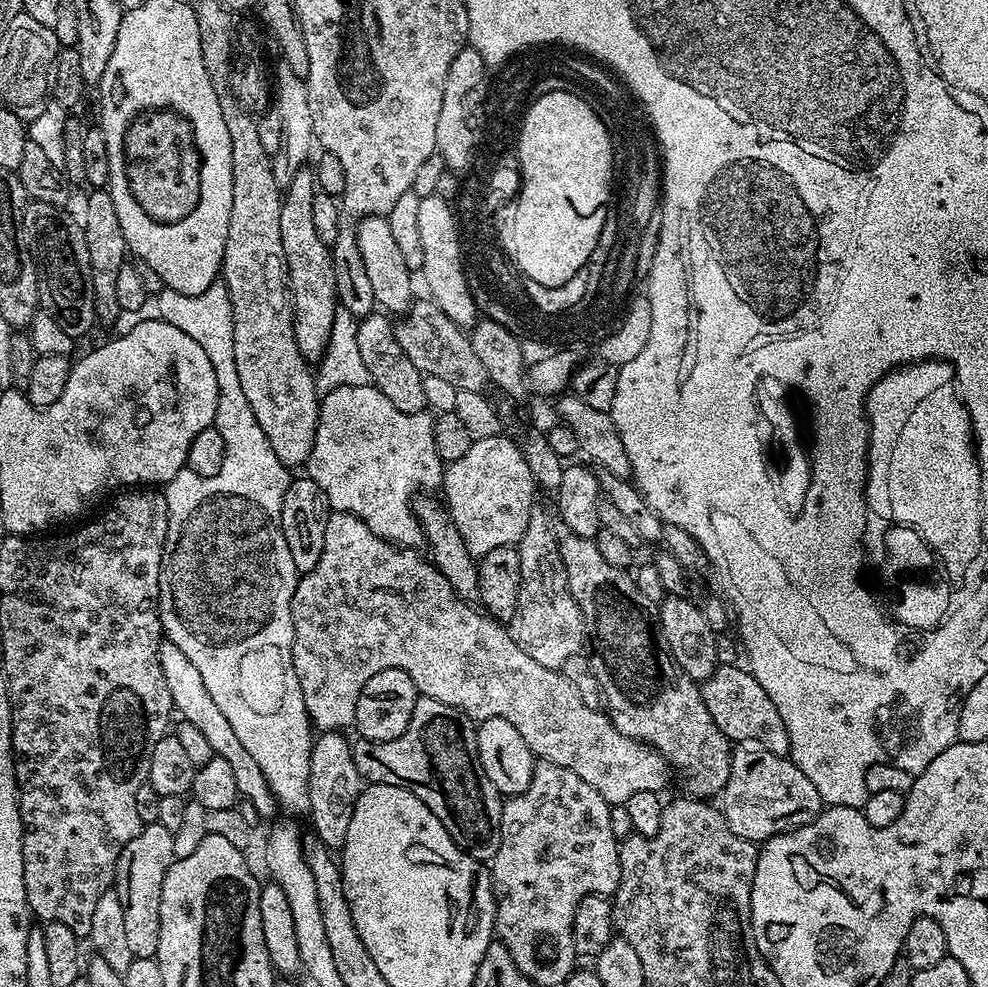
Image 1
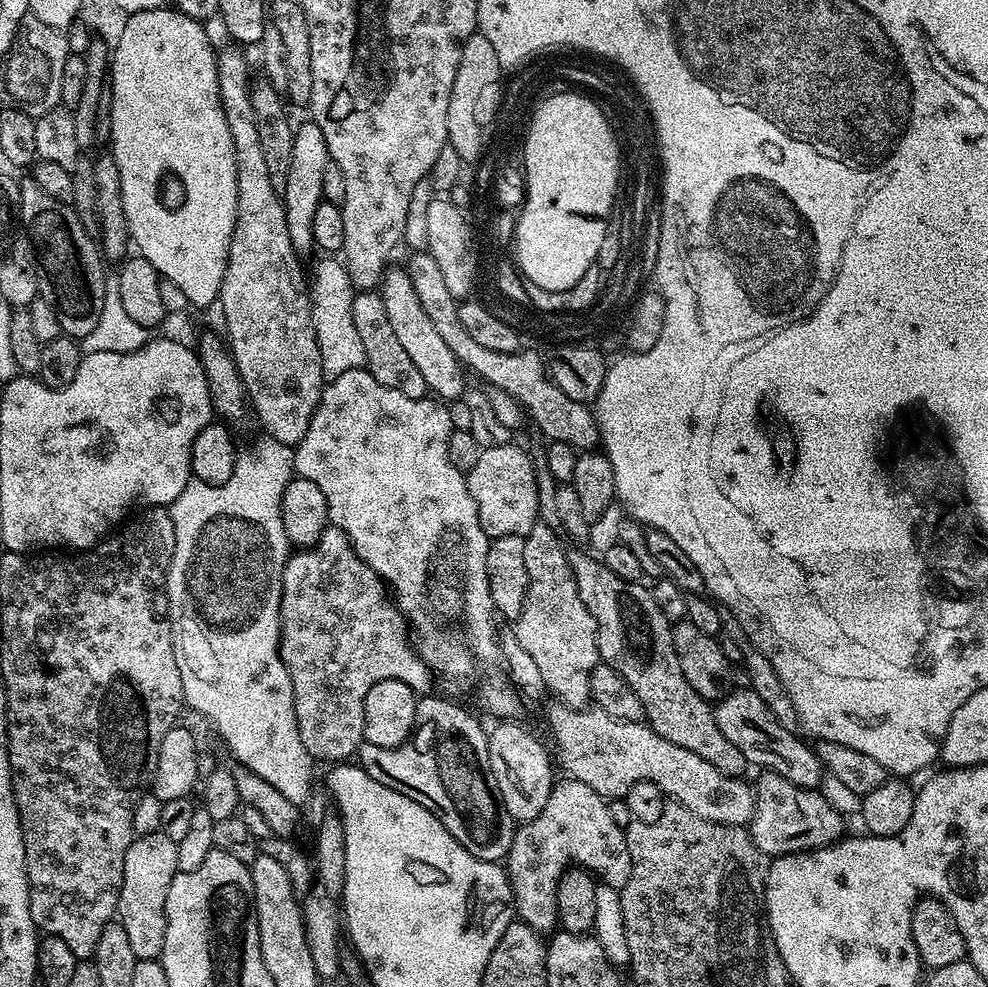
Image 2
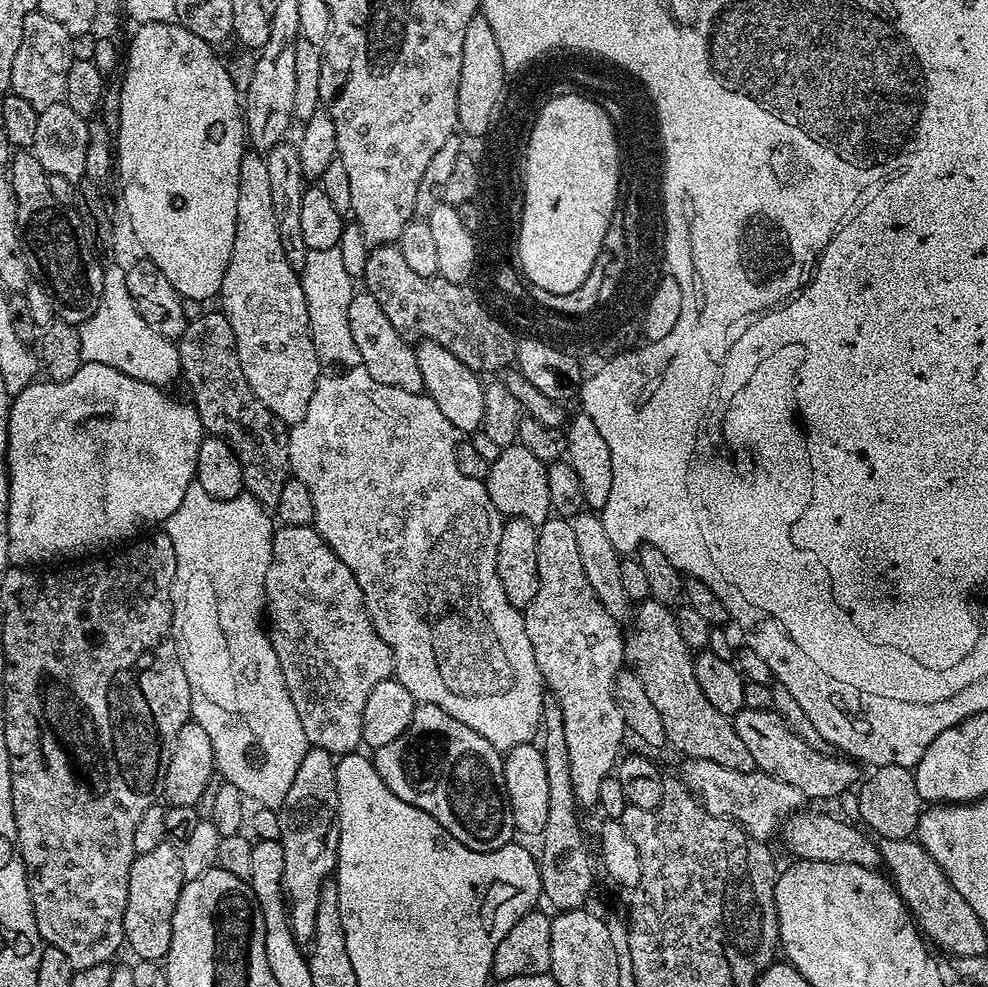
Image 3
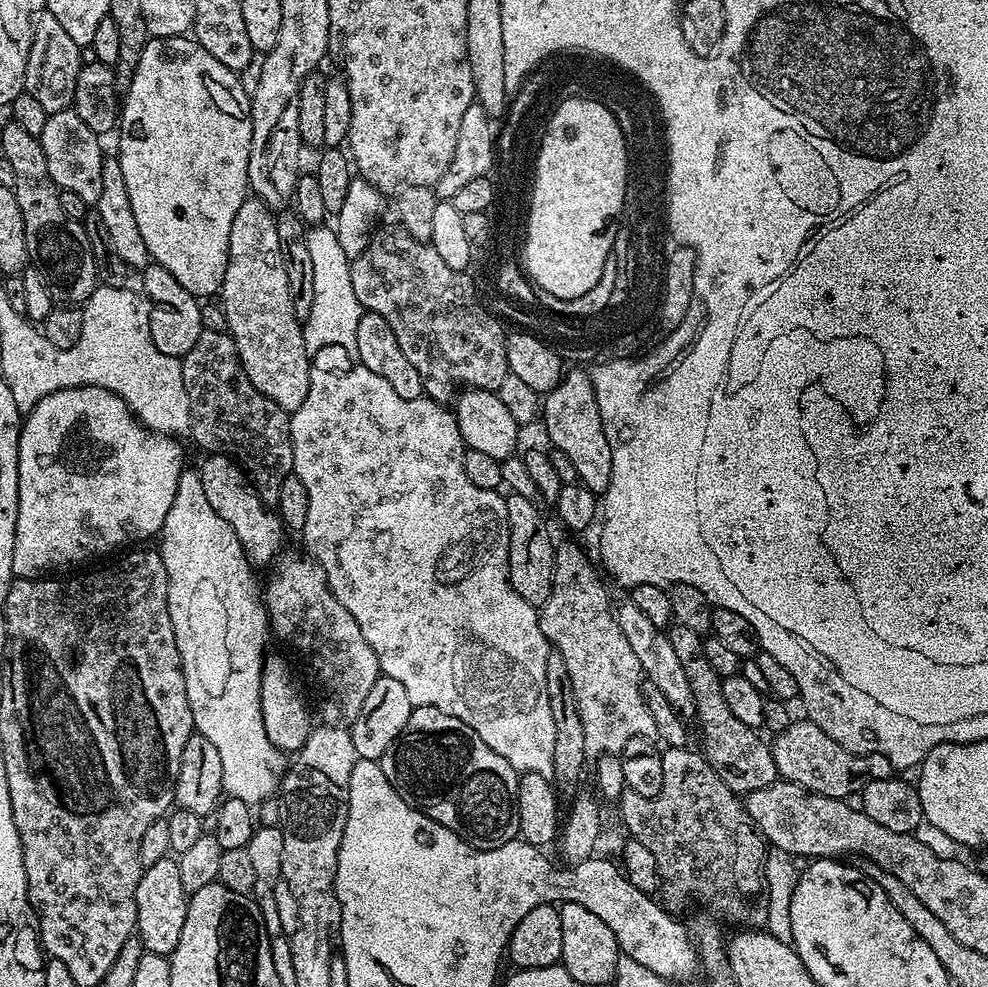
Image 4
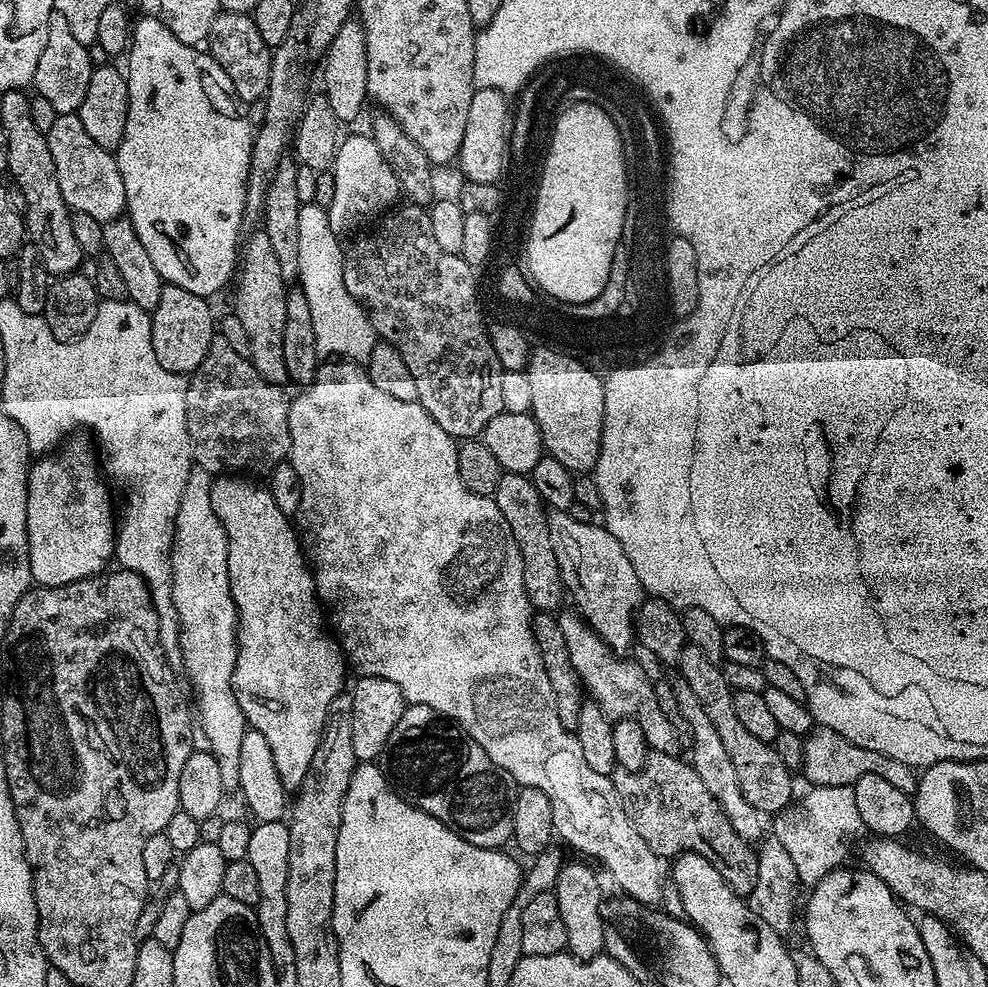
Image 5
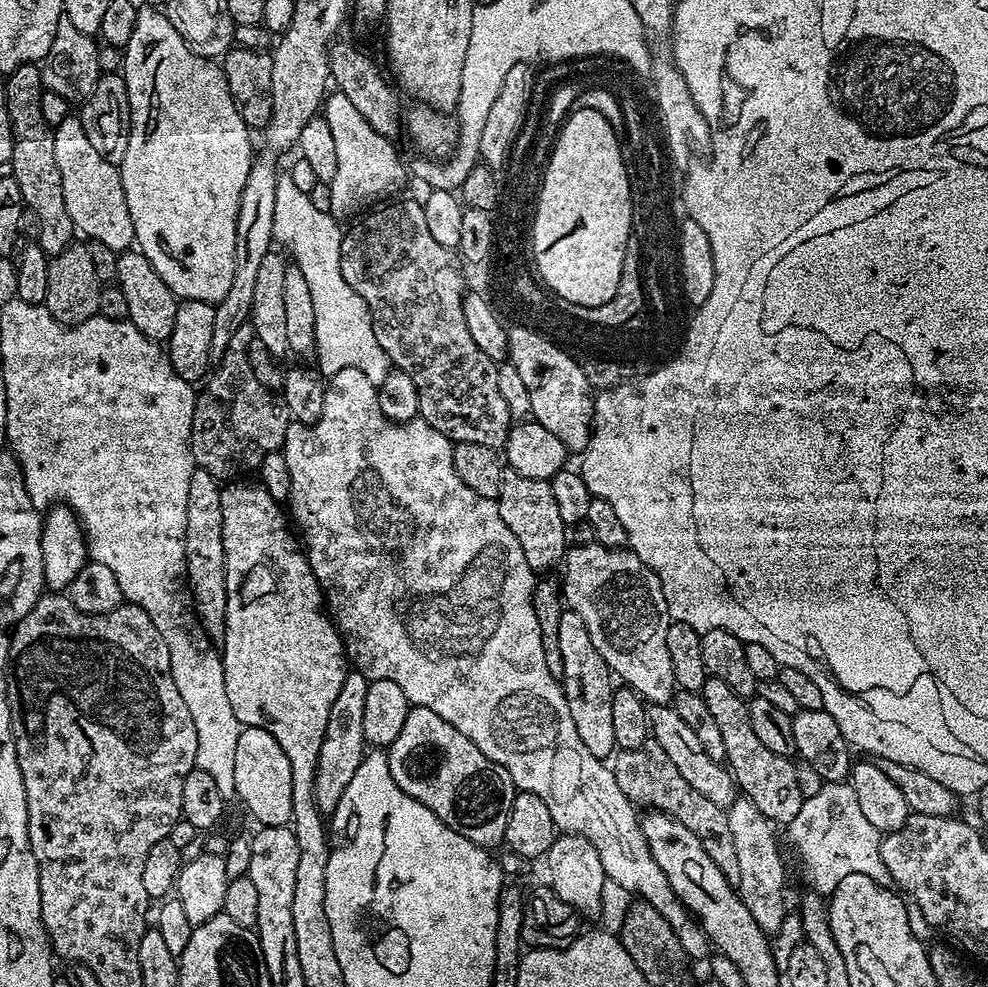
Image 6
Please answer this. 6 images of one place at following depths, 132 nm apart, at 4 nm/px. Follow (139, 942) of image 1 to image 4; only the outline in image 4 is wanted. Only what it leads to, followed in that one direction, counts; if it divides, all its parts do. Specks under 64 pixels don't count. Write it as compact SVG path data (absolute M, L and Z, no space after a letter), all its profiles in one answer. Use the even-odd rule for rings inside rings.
M171 855L162 857L154 862L154 866L141 871L136 891L135 935L140 936L144 951L171 957L178 946L178 938L182 938L182 922L186 922L188 898L189 893L182 886L176 860Z

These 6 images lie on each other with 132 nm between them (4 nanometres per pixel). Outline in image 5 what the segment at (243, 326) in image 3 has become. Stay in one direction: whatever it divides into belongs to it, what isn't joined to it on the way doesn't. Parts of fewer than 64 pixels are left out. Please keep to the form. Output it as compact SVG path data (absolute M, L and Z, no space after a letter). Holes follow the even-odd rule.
M263 230L253 231L249 236L252 237L243 241L242 251L238 256L238 275L234 280L234 315L240 319L242 326L246 326L246 334L250 334L250 359L258 374L262 374L262 378L272 384L284 386L290 380L282 354L288 288L282 278L282 269L278 266L278 258L274 255L270 238L266 238Z

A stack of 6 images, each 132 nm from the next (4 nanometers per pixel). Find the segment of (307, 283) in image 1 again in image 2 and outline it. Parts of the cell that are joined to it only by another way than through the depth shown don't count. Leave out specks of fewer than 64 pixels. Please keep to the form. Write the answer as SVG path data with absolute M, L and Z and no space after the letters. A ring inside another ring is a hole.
M311 122L297 123L293 134L293 149L290 157L290 172L282 191L286 230L290 230L290 242L297 254L313 251L314 248L314 210L318 210L322 194L322 174L328 165L328 147L322 130Z

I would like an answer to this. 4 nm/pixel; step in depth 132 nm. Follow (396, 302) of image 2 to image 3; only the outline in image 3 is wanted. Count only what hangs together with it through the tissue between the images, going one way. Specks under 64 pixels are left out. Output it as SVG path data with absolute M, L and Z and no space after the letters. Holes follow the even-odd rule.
M421 340L415 345L416 357L418 358L418 370L422 370L422 382L424 392L442 410L442 415L455 426L457 433L471 434L481 427L484 423L484 384L481 377L466 362L454 358L446 346L438 346L438 342L433 340Z

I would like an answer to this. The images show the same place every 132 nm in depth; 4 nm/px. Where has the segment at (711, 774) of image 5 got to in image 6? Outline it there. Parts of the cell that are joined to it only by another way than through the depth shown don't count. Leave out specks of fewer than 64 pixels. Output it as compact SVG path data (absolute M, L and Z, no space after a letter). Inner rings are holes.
M738 798L727 805L726 811L730 822L730 838L734 842L734 858L738 858L738 878L734 887L740 893L746 910L754 914L754 922L758 922L764 932L774 934L782 926L786 913L784 860L780 857L780 844L776 841L777 829L762 814L762 810L758 810L758 806L746 798Z

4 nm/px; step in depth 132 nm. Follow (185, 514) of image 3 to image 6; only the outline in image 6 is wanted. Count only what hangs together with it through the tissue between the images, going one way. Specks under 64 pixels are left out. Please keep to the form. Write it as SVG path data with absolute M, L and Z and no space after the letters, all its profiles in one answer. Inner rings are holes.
M196 468L190 478L190 498L186 502L186 570L188 587L194 601L194 611L204 631L213 638L223 637L226 622L226 578L224 577L224 551L222 550L222 484L206 470Z

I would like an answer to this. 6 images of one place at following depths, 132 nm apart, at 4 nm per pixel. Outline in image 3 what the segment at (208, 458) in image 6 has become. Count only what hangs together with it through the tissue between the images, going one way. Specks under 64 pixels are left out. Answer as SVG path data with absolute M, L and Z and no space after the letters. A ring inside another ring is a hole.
M223 311L204 312L201 316L193 315L188 321L186 330L178 341L180 349L180 370L182 380L188 383L192 391L191 403L196 409L198 418L202 422L205 433L209 436L216 436L238 458L238 462L244 471L244 487L247 495L253 496L261 506L269 510L275 510L278 506L278 498L282 498L282 486L284 481L289 479L290 469L288 459L288 429L289 425L284 424L250 390L250 382L246 382L246 374L242 374L242 362L238 362L238 350L234 342L234 330L230 330L230 322L224 317Z

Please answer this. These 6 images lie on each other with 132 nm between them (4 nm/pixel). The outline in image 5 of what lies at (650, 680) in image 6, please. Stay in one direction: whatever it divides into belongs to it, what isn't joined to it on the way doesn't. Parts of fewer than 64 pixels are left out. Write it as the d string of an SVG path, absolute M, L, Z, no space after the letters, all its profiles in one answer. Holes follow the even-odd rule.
M555 510L548 513L548 525L550 526L550 542L554 542L554 558L558 558L558 570L564 579L564 587L570 600L573 600L575 611L588 621L588 625L595 630L602 639L612 647L617 654L627 653L632 640L637 639L636 613L639 612L641 604L646 599L646 593L642 582L638 582L638 574L630 566L626 558L626 550L622 550L622 542L610 534L603 523L576 521L569 512L558 512Z

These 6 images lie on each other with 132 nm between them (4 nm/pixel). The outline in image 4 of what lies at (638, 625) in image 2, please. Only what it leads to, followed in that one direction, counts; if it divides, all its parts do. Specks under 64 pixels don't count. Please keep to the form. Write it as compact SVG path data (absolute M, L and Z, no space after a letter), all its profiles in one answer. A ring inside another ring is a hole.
M676 624L668 632L670 642L678 658L686 670L686 678L694 690L694 702L696 703L695 719L700 720L700 732L704 735L702 751L710 762L710 766L730 786L730 790L737 794L747 794L754 790L762 790L762 786L770 786L778 779L778 773L774 766L772 749L760 737L757 729L746 726L746 722L738 722L734 718L730 706L726 706L726 698L722 698L721 676L706 662L704 642L701 633L690 630L686 626Z

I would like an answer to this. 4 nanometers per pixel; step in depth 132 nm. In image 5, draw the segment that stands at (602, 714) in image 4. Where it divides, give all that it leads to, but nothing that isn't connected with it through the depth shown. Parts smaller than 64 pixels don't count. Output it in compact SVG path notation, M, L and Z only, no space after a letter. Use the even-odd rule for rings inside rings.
M561 611L558 619L566 637L566 650L570 650L570 662L574 662L587 695L596 701L596 705L613 721L636 720L648 736L651 751L679 753L682 745L678 734L674 726L670 726L670 718L666 718L658 707L656 689L653 681L648 681L647 674L634 661L624 660L628 658L613 652L612 647L588 625L588 621L575 611Z

